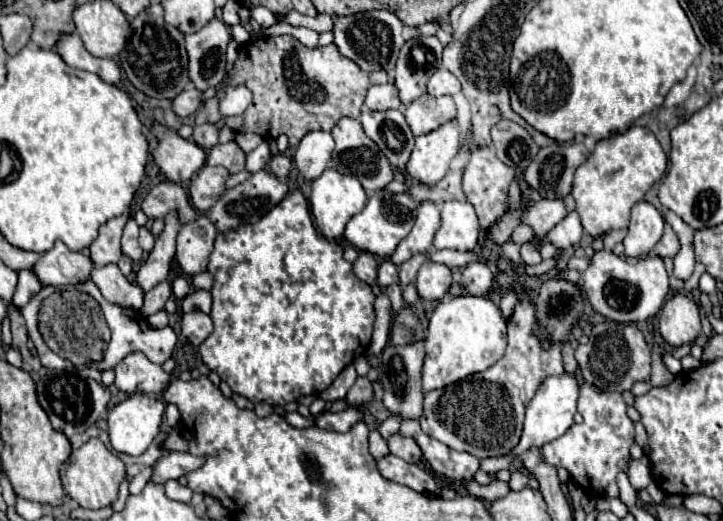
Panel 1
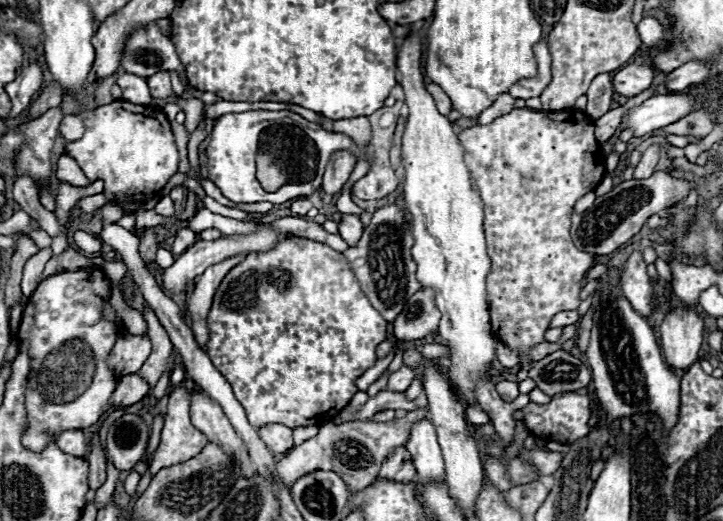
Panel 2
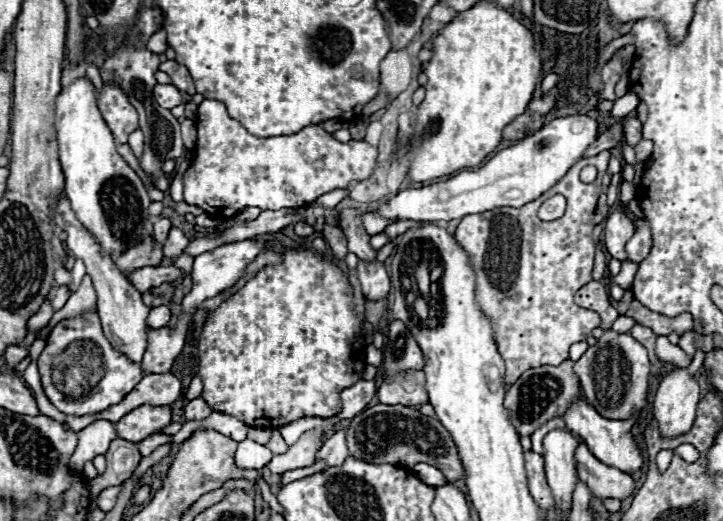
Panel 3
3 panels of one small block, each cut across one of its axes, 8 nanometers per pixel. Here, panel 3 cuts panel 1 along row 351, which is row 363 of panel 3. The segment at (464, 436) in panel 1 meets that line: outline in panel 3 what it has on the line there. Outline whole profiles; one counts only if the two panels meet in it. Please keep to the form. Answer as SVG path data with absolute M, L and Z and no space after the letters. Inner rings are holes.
M608 150L592 158L582 158L578 166L572 166L570 172L538 200L522 208L496 208L464 216L454 232L458 244L472 260L476 272L476 300L482 312L492 318L498 352L506 362L504 380L508 384L514 384L520 374L530 368L562 364L568 358L570 346L588 340L592 330L600 326L600 316L576 306L574 294L592 280L596 250L592 240L592 216L602 192L602 174L608 168L608 160ZM584 166L598 168L598 178L592 184L580 180ZM554 194L566 196L566 214L558 220L542 222L538 208Z

